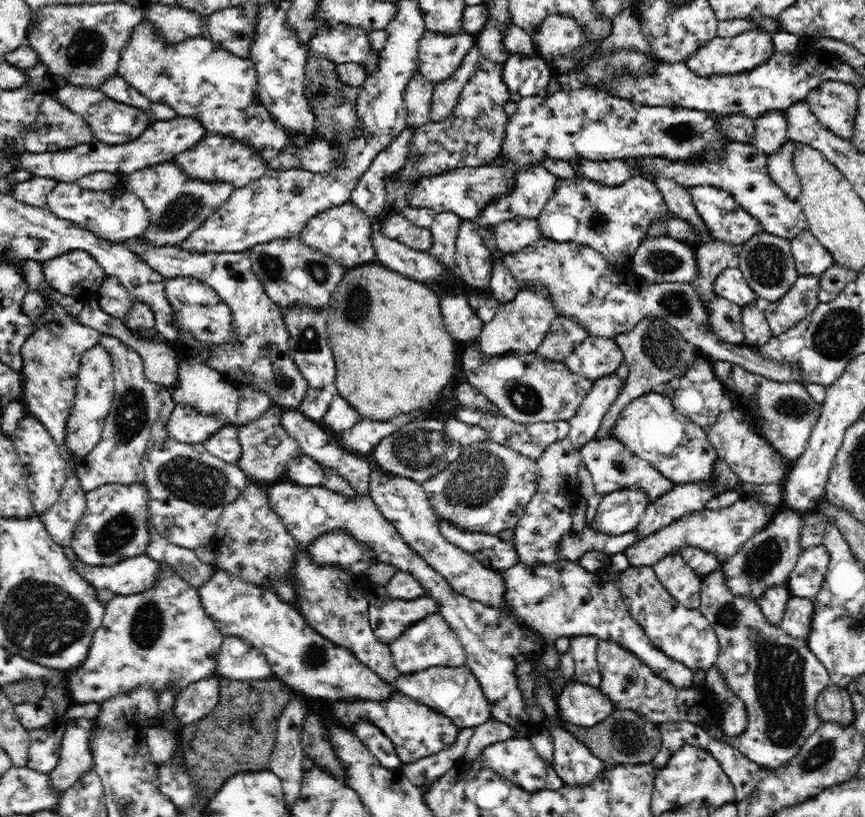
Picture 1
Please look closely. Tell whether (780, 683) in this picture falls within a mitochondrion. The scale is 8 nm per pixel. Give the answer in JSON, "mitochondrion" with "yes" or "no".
{"mitochondrion":"yes"}

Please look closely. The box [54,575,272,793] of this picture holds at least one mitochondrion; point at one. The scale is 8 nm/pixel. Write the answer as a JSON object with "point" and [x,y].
{"point":[148,623]}

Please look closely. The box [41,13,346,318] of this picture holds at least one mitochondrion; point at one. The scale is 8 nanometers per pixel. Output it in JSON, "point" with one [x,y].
{"point":[86,48]}

